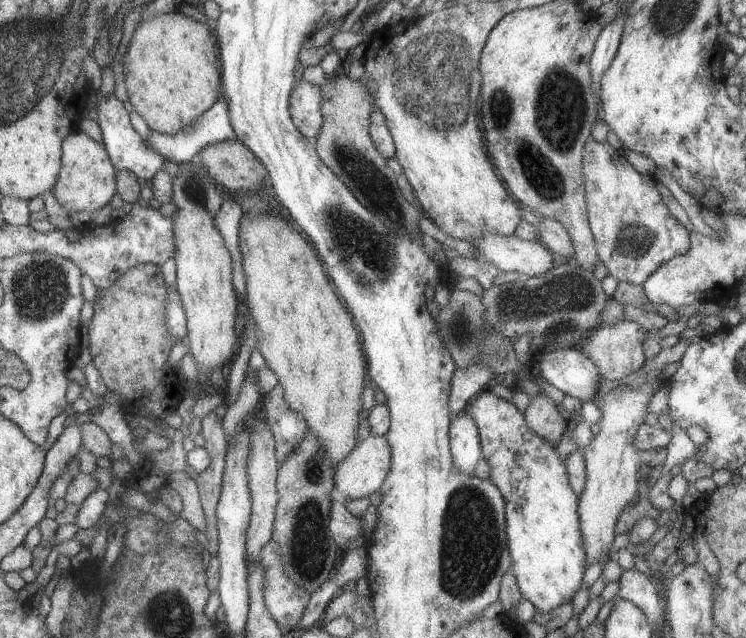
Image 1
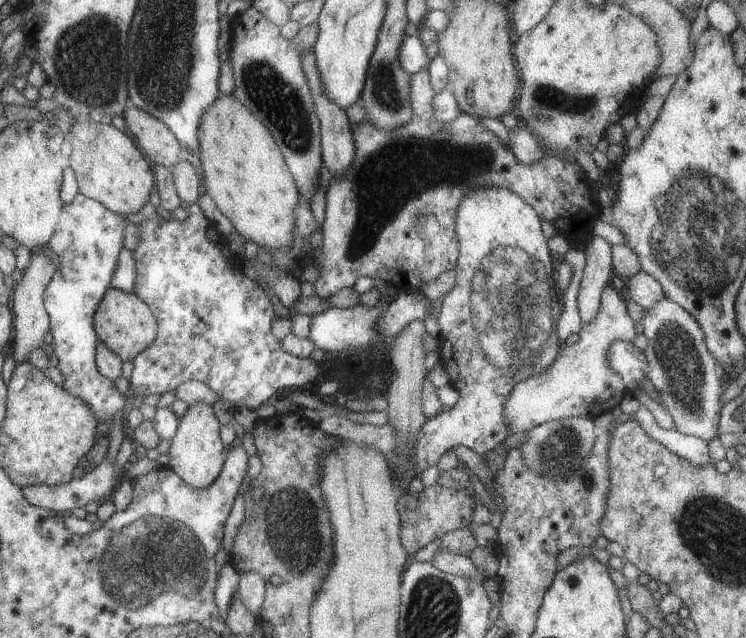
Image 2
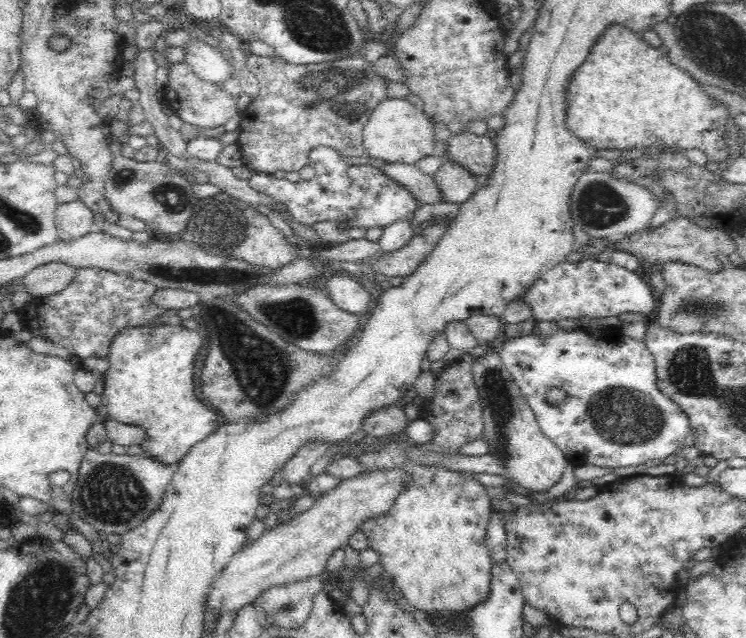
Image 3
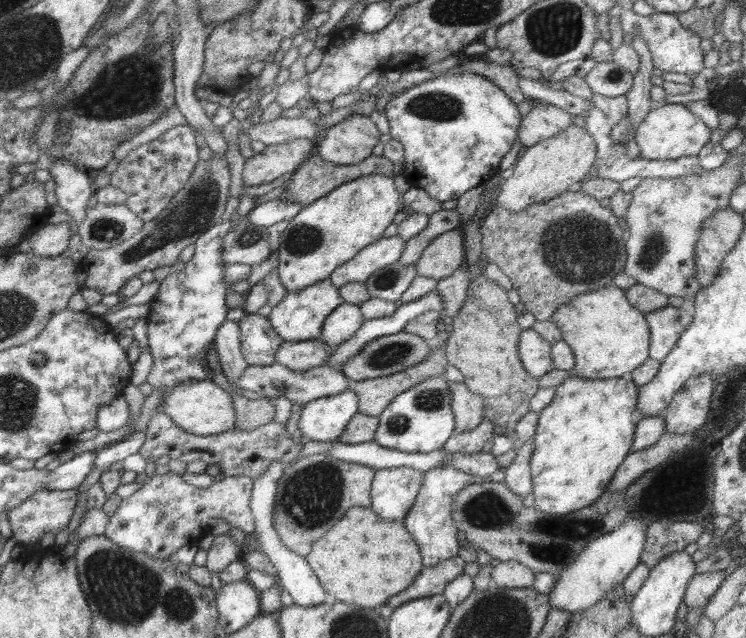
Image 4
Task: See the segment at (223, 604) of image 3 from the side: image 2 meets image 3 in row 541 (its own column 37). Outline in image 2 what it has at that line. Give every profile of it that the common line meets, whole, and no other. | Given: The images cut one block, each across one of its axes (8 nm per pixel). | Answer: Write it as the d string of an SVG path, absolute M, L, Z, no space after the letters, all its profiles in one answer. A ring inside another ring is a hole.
M40 247L39 249L31 250L27 268L23 268L19 284L13 285L11 289L13 292L11 302L13 303L9 309L13 316L13 330L15 334L11 342L11 352L15 365L25 361L25 356L33 348L39 349L44 343L43 336L45 336L45 332L49 331L49 317L44 309L43 295L45 287L53 274L55 274L57 266L53 265L51 259L44 253L39 253L41 249Z

